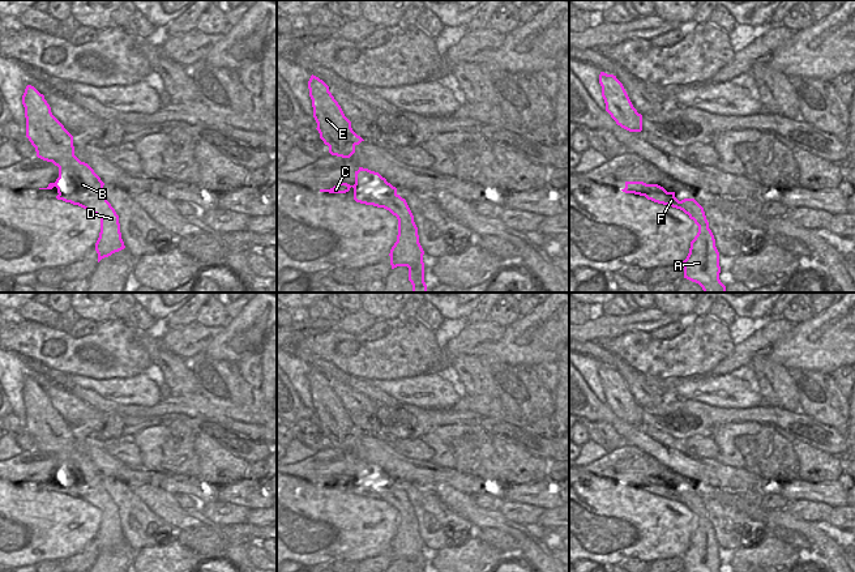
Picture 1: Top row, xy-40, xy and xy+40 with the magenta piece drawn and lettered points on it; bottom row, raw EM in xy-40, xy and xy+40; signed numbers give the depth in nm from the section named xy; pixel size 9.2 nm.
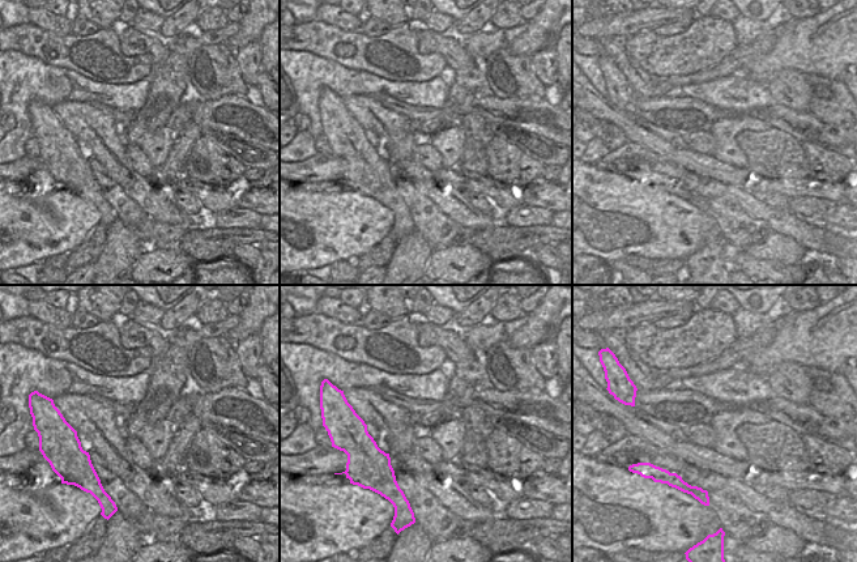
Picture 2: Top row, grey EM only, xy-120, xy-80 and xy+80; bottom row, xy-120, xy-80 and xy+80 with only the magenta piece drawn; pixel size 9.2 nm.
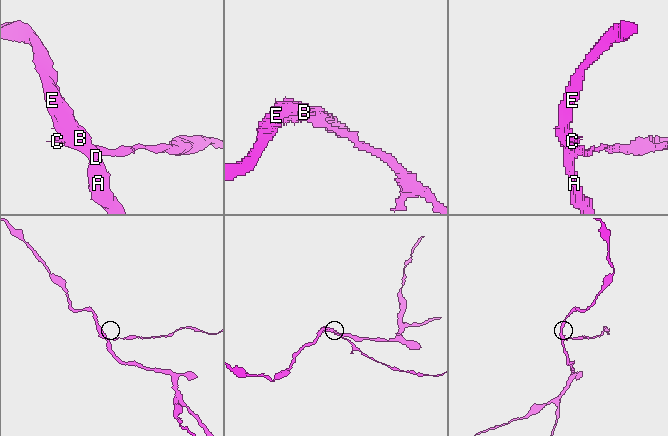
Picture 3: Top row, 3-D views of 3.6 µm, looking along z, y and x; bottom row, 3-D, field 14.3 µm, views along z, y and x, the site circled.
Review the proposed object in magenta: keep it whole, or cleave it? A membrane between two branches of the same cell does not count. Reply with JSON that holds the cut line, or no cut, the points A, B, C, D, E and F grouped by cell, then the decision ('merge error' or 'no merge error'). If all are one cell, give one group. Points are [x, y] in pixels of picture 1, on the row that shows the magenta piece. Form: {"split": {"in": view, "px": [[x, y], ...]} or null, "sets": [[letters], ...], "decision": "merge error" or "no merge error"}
{"split": {"in": "xy", "px": [[354, 192], [364, 192], [379, 204]]}, "sets": [["A", "B", "C", "D", "E"], ["F"]], "decision": "merge error"}

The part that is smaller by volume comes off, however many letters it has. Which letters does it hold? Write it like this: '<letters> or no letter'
F

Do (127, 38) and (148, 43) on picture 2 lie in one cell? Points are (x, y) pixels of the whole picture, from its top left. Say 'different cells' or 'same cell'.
same cell

